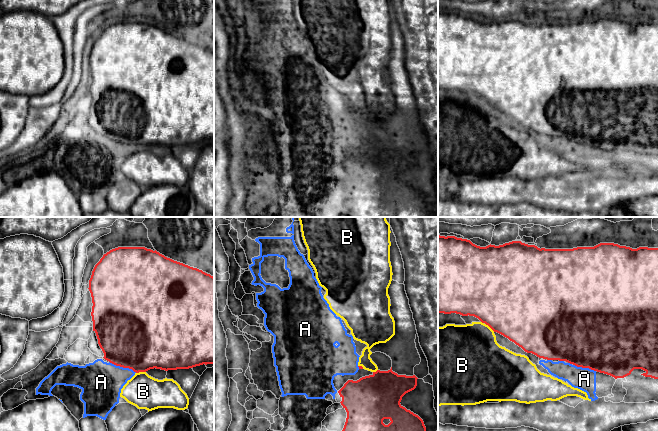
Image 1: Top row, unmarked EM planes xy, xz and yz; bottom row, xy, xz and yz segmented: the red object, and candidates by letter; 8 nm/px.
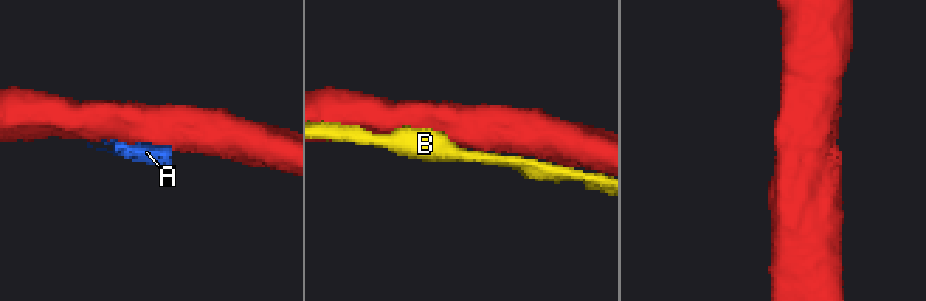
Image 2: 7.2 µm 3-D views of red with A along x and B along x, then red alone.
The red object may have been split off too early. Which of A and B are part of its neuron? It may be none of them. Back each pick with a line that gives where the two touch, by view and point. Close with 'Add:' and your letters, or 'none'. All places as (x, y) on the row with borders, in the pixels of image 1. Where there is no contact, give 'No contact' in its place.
Add: none

